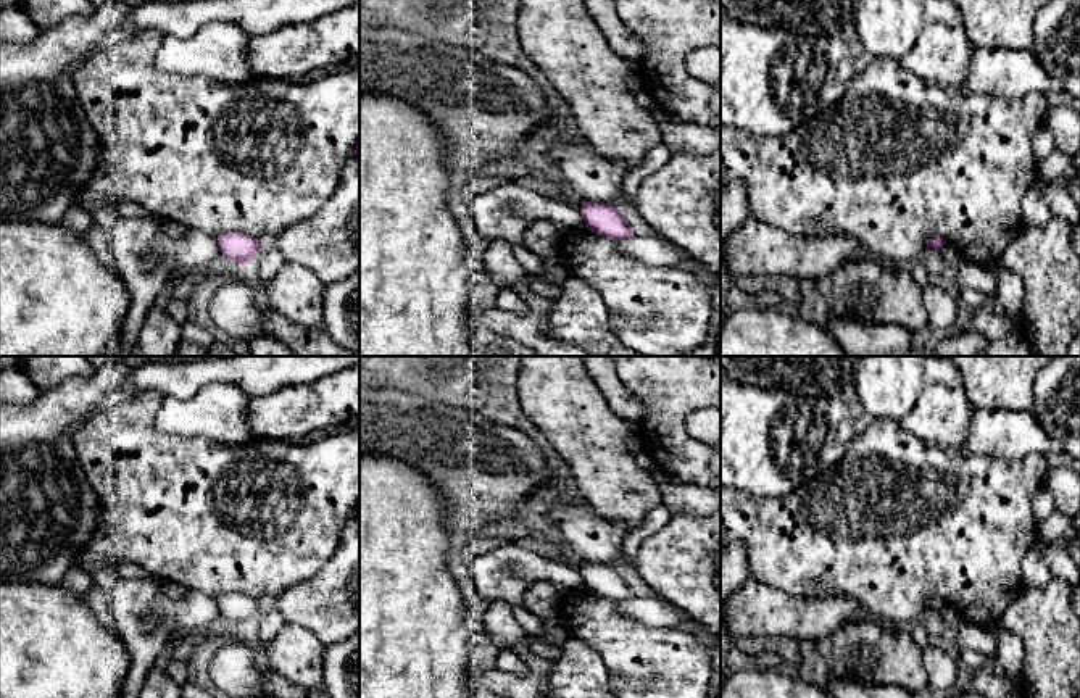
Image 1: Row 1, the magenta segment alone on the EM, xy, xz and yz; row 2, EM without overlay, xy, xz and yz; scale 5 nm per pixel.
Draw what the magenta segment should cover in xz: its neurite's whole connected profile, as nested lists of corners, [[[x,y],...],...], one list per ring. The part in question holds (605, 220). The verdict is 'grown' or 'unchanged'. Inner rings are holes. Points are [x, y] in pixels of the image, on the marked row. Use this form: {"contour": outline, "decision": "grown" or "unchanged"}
{"contour": [[[584,202],[580,206],[585,227],[600,235],[614,240],[630,239],[635,234],[630,231],[625,216],[611,205]]], "decision": "unchanged"}

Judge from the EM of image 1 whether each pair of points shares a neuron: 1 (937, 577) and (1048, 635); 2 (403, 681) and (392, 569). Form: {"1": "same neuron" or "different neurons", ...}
{"1": "different neurons", "2": "same neuron"}

